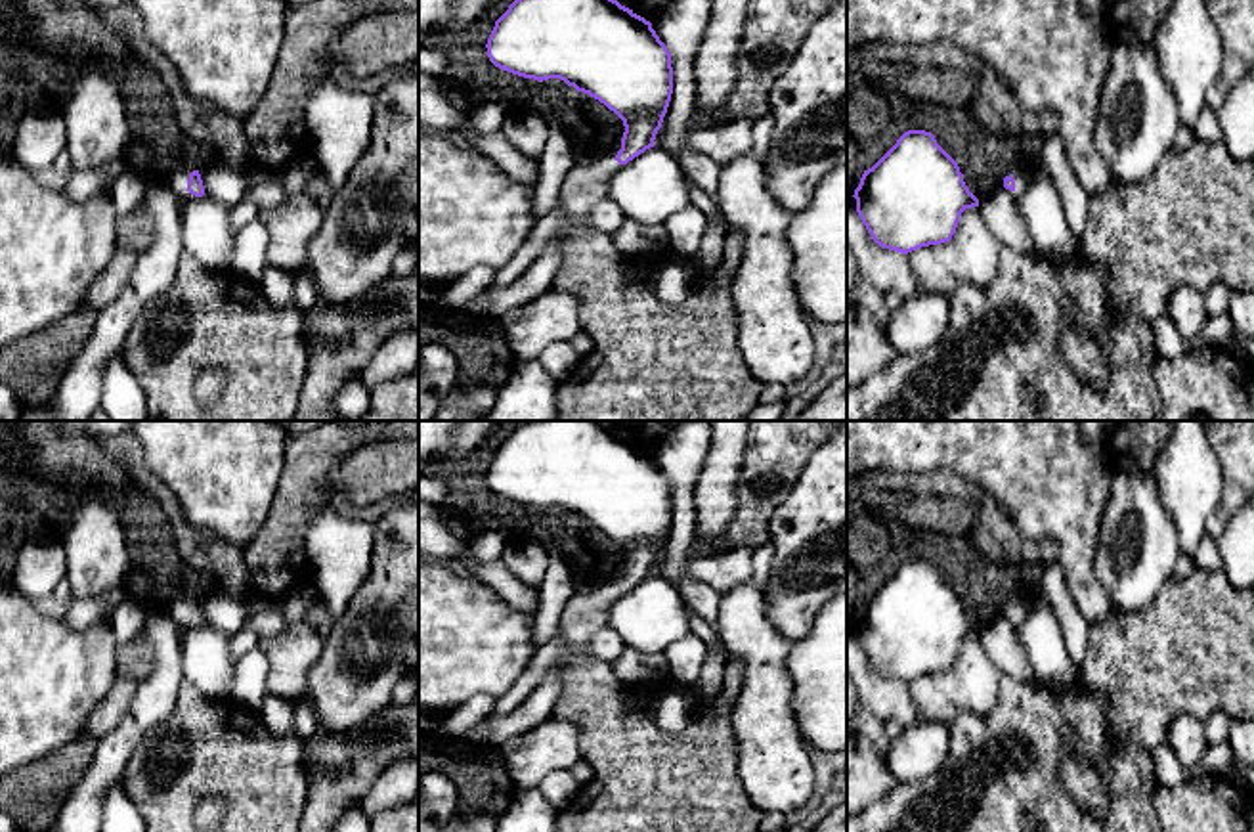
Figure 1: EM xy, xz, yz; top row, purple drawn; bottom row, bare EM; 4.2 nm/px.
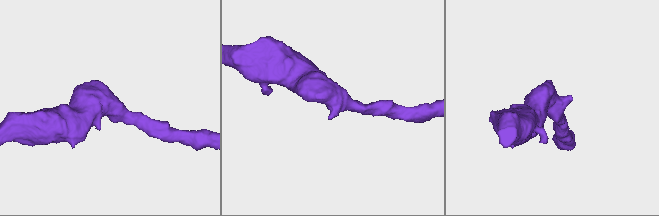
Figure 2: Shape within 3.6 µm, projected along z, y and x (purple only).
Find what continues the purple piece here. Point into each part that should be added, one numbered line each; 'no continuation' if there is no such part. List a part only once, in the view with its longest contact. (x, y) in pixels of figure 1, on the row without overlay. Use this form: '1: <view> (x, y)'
1: xy (176, 611)

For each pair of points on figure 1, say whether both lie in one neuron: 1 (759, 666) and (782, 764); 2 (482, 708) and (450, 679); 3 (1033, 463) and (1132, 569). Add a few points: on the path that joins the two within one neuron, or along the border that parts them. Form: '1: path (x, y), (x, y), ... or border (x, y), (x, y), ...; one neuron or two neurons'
1: path (765, 691), (767, 739); one neuron
2: border (494, 699), (475, 695), (448, 714); two neurons
3: border (1109, 490), (1096, 547), (1096, 578); two neurons

